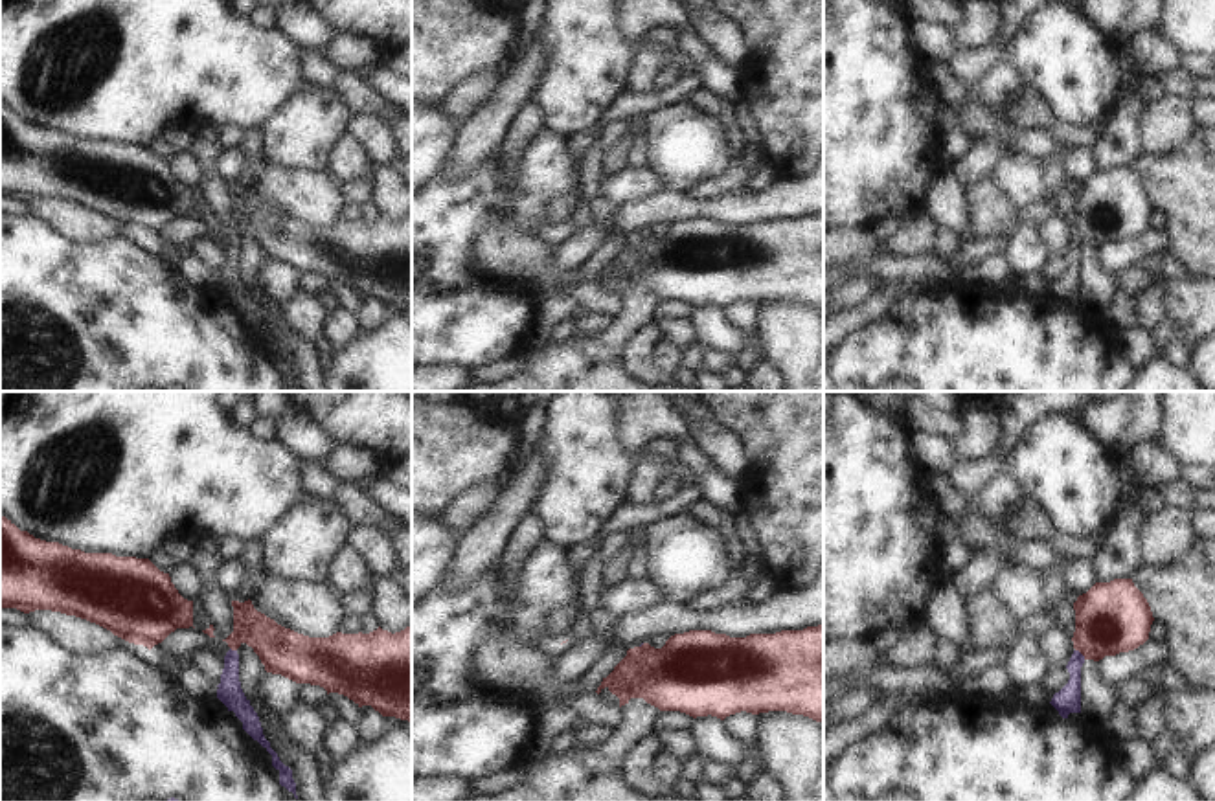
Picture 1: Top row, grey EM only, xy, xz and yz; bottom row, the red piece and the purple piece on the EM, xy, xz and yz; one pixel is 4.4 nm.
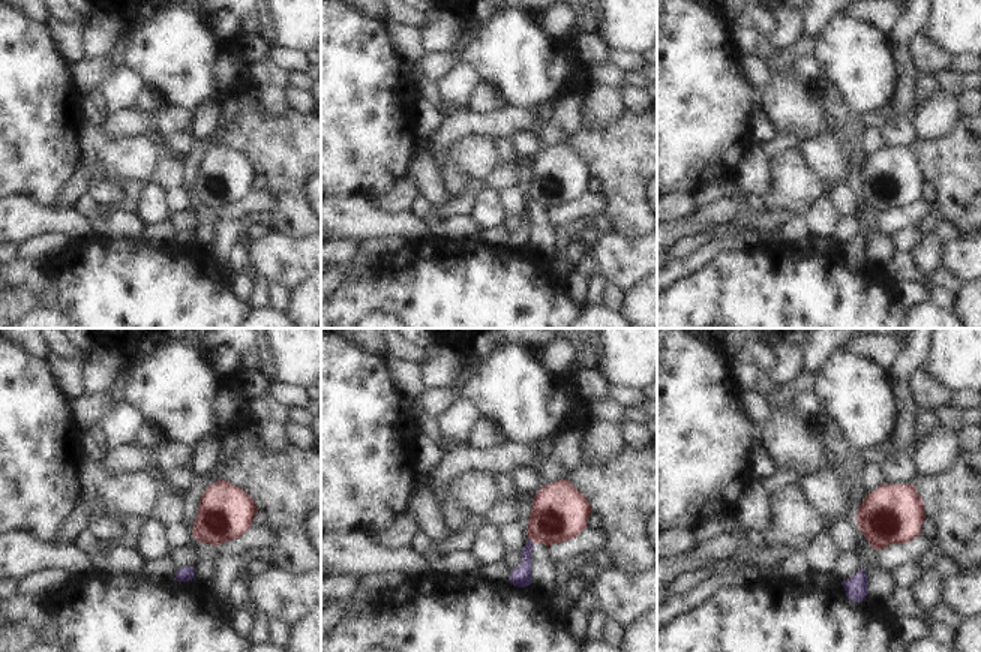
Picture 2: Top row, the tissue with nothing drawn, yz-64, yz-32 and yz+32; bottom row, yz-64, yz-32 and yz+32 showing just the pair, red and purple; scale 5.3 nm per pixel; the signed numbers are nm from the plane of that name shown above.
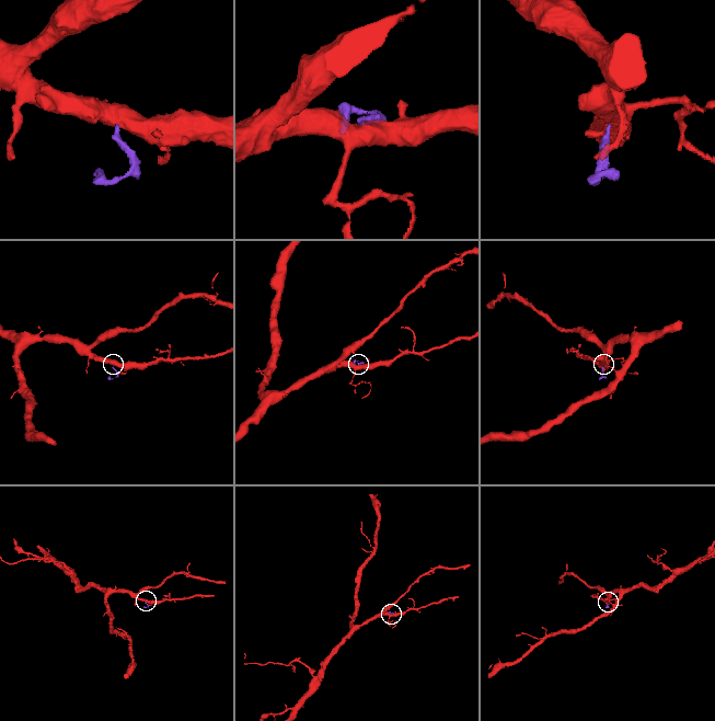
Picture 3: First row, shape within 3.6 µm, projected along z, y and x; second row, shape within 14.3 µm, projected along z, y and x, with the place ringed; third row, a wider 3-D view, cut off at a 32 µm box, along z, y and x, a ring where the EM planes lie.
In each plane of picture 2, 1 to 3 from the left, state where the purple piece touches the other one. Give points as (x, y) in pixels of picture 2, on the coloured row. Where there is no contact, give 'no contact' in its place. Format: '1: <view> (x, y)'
1: no contact
2: yz-32 (533, 541)
3: no contact

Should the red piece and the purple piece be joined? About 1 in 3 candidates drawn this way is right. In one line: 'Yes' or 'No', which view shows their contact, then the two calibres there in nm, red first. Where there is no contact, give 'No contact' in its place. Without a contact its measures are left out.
No. Touches red in yz. Thickness 320 nm (red) against 110 nm

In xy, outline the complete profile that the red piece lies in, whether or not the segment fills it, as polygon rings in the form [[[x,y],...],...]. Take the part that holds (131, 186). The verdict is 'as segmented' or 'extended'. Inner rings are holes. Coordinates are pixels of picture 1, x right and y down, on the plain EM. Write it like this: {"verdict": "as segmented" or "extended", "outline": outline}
{"verdict": "as segmented", "outline": [[[0,103],[0,197],[24,202],[51,198],[96,211],[149,239],[176,217],[193,215],[193,189],[184,187],[169,162],[149,147],[85,141],[35,127]]]}

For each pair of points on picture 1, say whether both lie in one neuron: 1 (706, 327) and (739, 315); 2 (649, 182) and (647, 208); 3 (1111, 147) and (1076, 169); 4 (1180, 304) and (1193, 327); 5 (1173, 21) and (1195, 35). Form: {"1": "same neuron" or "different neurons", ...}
{"1": "different neurons", "2": "different neurons", "3": "different neurons", "4": "same neuron", "5": "same neuron"}

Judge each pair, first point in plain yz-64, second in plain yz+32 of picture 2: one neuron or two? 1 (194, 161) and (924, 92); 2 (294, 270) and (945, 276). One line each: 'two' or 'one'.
1: two
2: two

